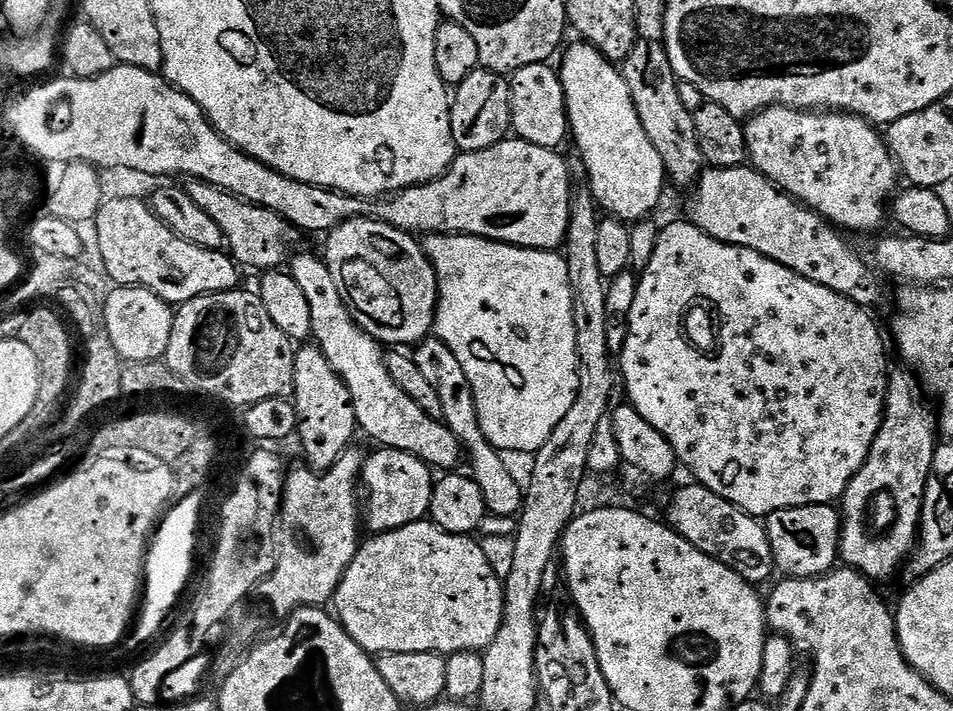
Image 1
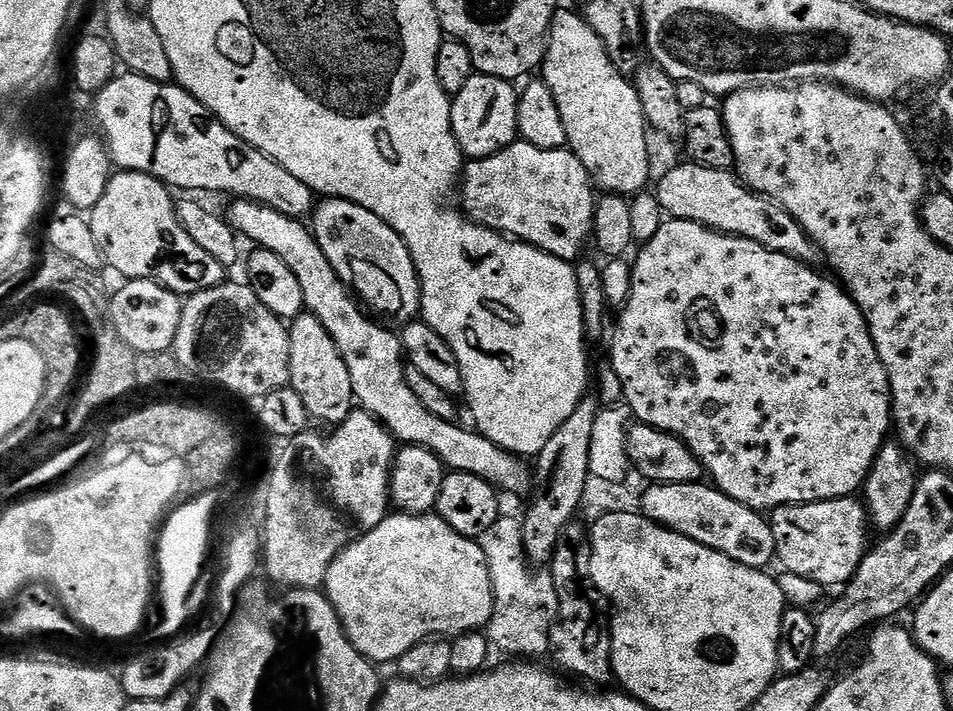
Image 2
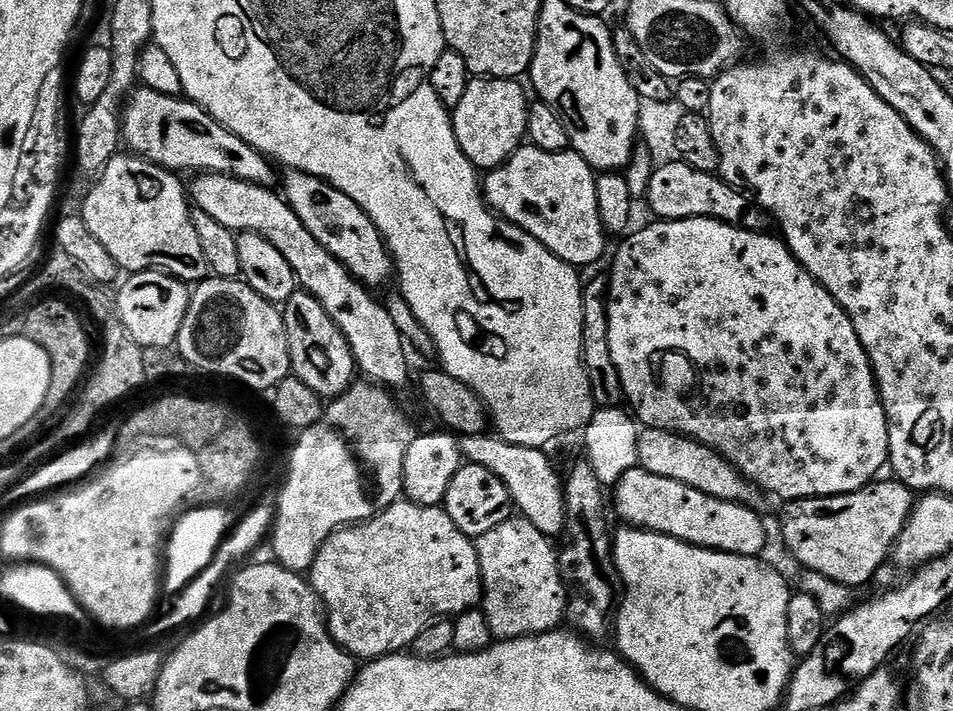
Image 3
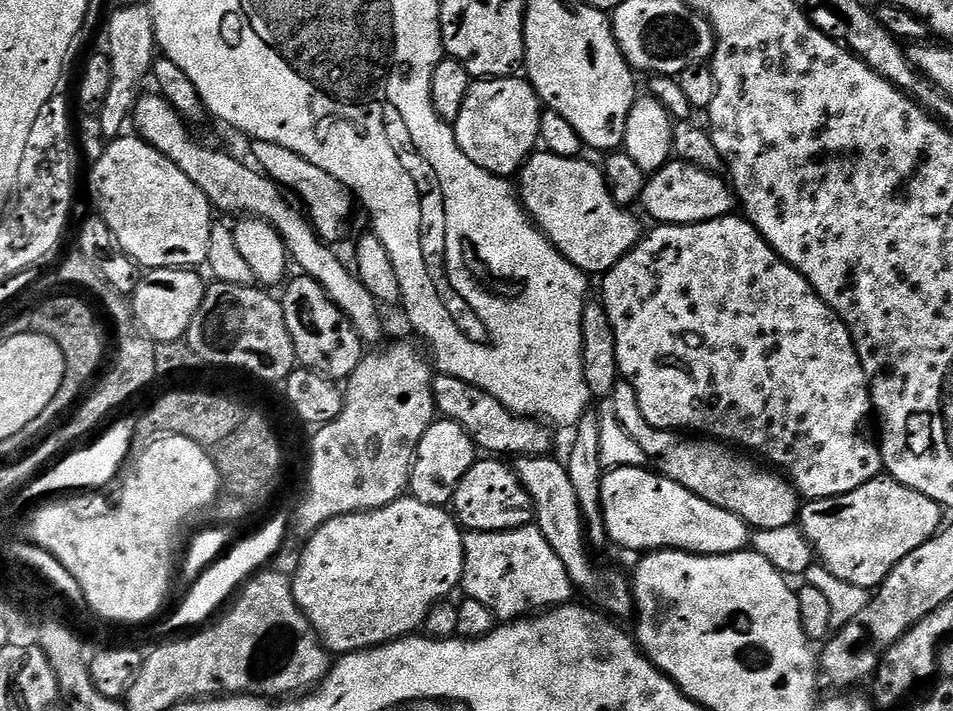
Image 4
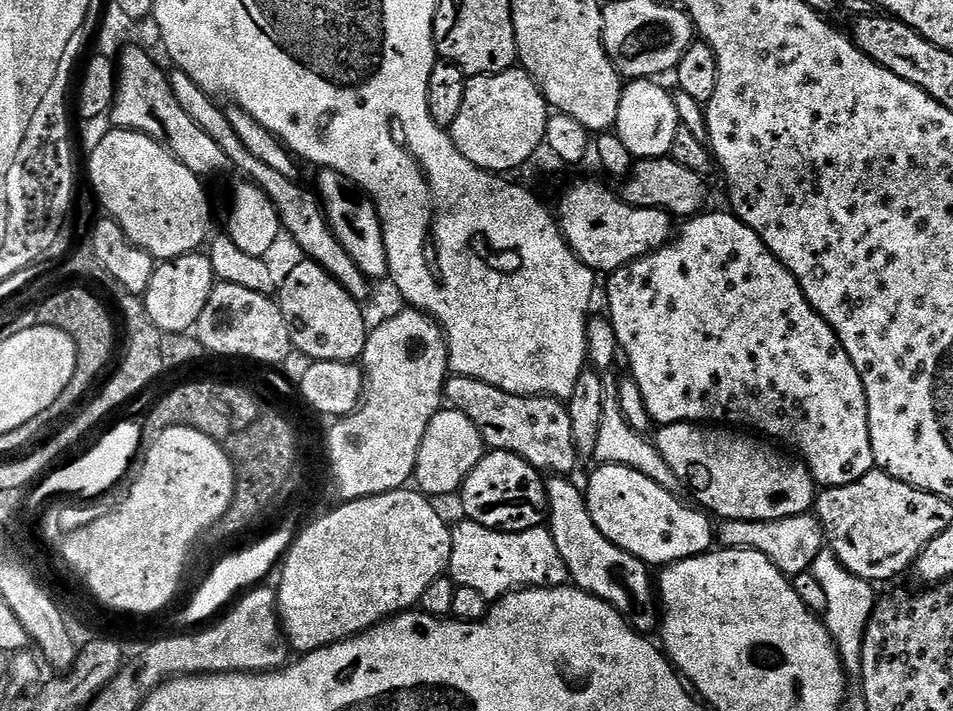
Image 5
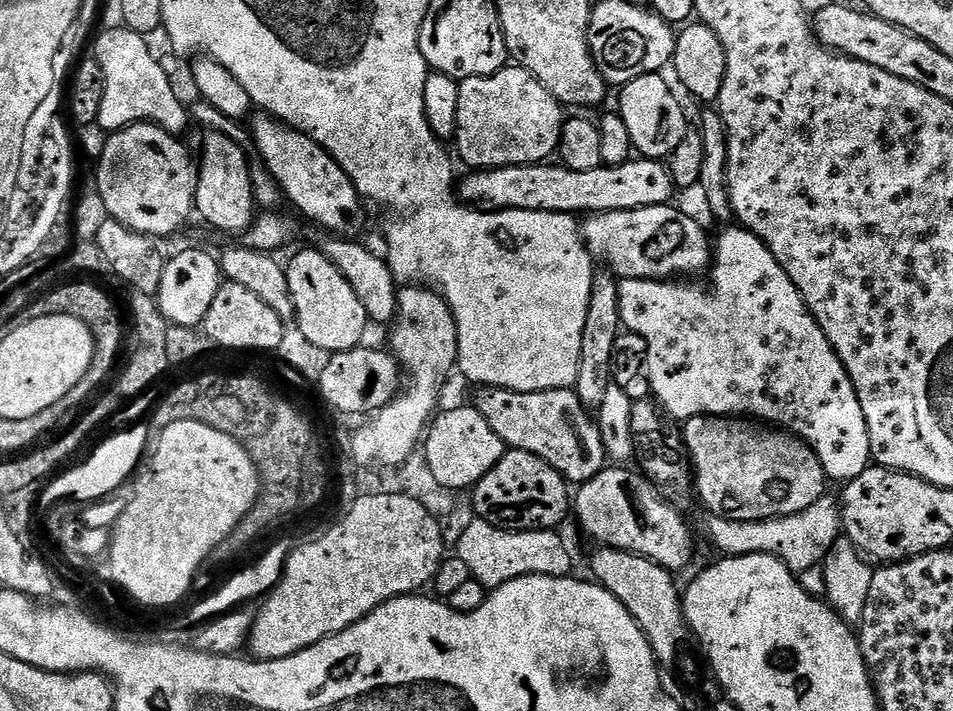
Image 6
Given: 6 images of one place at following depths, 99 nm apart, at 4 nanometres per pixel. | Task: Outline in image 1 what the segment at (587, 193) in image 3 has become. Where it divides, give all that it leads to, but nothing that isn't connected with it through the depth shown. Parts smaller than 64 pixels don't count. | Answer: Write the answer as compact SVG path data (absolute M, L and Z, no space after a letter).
M505 138L486 150L460 152L451 168L439 180L416 184L373 203L376 205L371 215L404 232L478 236L482 240L510 244L514 248L537 248L550 252L559 249L564 243L570 226L574 195L572 180L568 177L568 164L560 154L559 151L534 146L519 138Z

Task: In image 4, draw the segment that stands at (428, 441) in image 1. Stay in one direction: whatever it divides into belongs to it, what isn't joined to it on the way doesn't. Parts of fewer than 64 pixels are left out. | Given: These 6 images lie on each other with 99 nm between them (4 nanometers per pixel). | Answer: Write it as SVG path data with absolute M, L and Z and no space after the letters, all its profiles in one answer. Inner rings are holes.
M159 94L141 95L132 110L130 120L133 125L136 123L135 131L140 139L157 148L166 158L170 158L170 162L174 162L174 166L178 166L178 170L182 170L182 174L186 174L186 178L190 178L190 182L194 182L194 186L206 196L208 203L217 213L240 212L236 214L265 220L275 228L276 233L284 240L291 263L295 267L297 264L300 267L297 269L303 275L314 278L314 282L321 284L328 297L344 311L346 318L350 318L365 345L376 346L381 343L380 335L384 332L383 326L380 325L381 309L370 290L366 290L364 283L356 277L355 271L349 265L347 268L328 249L331 247L321 241L307 215L299 207L296 209L288 205L289 197L279 184L274 183L269 176L255 167L247 168L242 161L235 160L228 152L215 152L212 148L203 148L188 133L189 125L184 117L179 116L170 106L170 102L166 102ZM525 456L515 461L516 476L530 494L534 509L534 524L545 535L550 547L561 558L569 578L577 589L580 588L609 617L631 617L634 612L632 585L627 575L623 576L616 568L599 568L592 561L593 553L586 539L582 510L578 510L578 498L574 495L574 486L570 483L570 474L563 463L547 456Z

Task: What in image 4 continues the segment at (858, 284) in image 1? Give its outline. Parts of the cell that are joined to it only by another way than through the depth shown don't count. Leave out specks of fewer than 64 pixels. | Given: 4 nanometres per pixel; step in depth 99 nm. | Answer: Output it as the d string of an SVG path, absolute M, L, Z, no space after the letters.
M673 159L645 179L639 203L660 224L697 224L733 215L738 201L723 175L698 170L692 164Z

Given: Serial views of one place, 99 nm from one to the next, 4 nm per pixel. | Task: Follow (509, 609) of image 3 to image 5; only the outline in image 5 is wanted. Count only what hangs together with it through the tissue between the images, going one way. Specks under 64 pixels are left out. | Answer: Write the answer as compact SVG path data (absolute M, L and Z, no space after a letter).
M467 518L461 521L451 527L451 562L448 563L448 574L457 587L476 590L489 602L495 602L505 594L522 588L563 587L569 583L571 576L547 527L531 528L522 532L502 532L500 529L490 529Z

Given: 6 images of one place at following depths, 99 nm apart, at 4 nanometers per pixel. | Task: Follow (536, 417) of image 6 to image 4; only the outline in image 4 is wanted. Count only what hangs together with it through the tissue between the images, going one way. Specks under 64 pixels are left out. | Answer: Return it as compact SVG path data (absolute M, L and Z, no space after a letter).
M441 372L433 375L432 393L436 403L436 411L443 419L458 422L466 434L476 443L477 449L488 454L504 454L500 452L517 452L517 457L547 456L553 450L553 429L547 423L531 416L516 416L498 398L486 394L486 390L478 390L478 386L470 386L470 382L462 382L462 378L454 378Z

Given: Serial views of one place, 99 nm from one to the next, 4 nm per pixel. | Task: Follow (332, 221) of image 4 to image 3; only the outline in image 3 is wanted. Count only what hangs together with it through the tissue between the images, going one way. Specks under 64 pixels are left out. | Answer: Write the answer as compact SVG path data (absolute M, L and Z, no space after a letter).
M285 171L282 176L284 188L282 195L288 205L298 214L302 226L314 234L314 238L324 249L356 280L376 290L394 276L394 261L391 251L380 236L371 218L364 213L342 190L330 186L325 180L316 176L307 176L304 172Z

